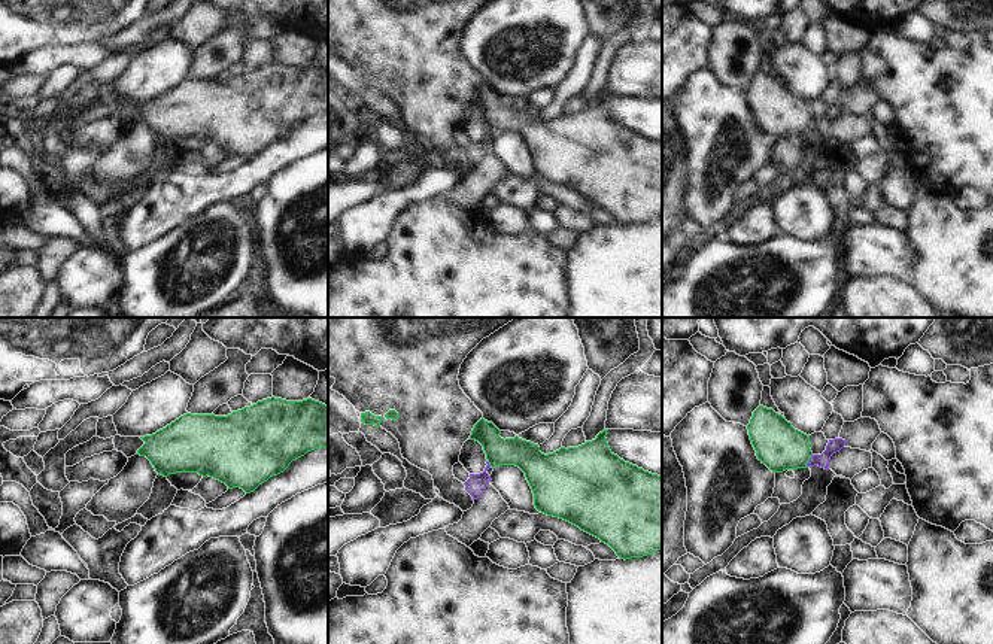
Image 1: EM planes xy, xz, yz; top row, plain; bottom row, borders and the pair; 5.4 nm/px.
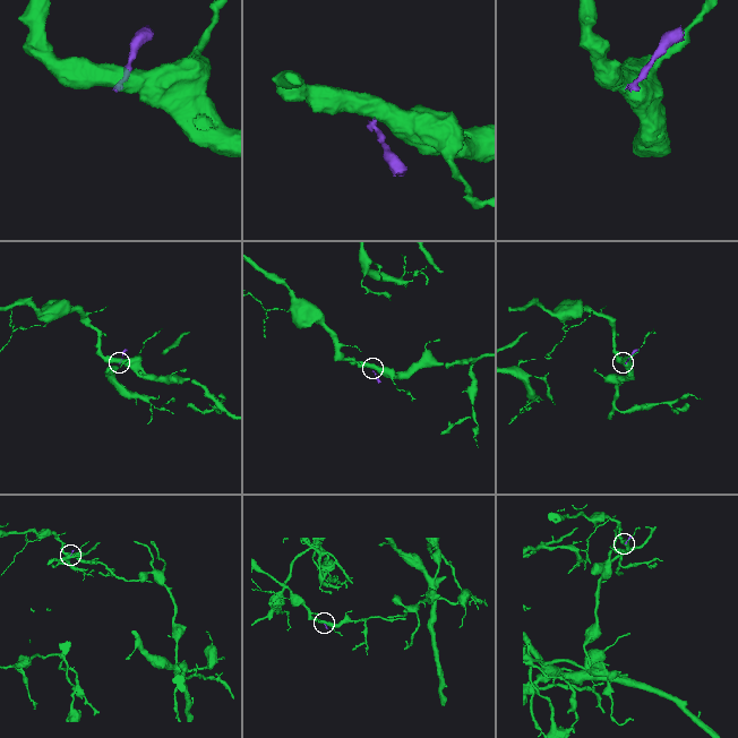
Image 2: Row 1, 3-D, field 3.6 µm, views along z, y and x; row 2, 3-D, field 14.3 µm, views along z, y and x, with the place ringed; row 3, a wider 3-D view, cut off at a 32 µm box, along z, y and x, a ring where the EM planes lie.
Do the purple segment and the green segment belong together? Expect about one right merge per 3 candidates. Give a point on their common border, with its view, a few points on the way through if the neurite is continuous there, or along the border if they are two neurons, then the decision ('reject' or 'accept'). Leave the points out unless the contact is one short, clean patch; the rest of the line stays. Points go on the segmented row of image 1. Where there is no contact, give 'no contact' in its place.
meets purple in yz at (810, 459); border along yz (811, 453), (805, 465); reject

